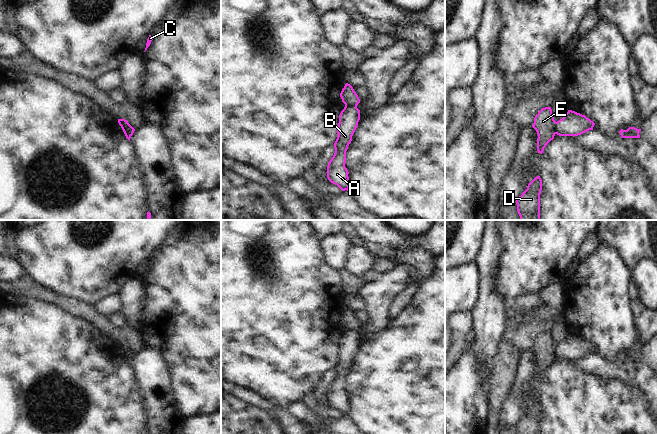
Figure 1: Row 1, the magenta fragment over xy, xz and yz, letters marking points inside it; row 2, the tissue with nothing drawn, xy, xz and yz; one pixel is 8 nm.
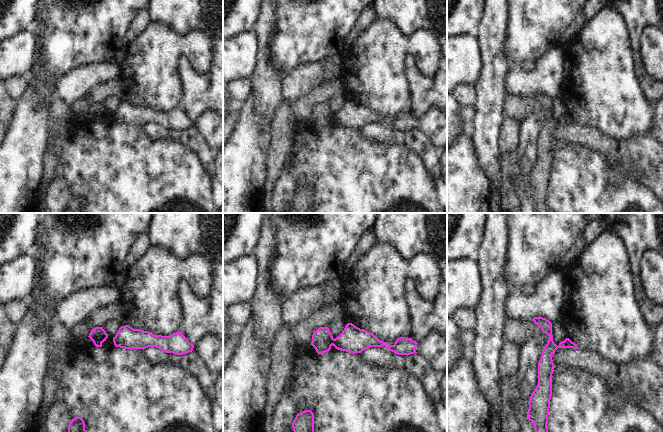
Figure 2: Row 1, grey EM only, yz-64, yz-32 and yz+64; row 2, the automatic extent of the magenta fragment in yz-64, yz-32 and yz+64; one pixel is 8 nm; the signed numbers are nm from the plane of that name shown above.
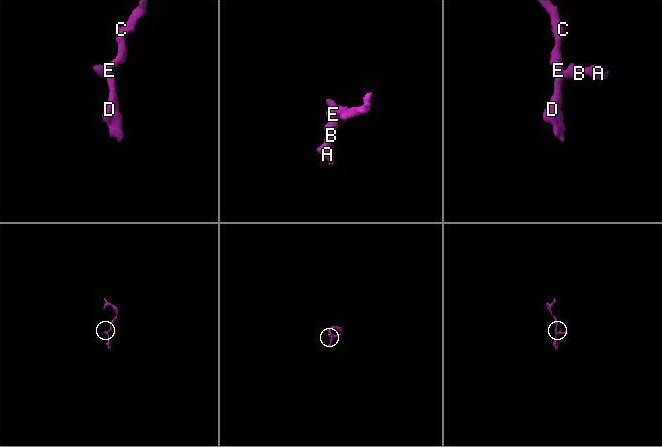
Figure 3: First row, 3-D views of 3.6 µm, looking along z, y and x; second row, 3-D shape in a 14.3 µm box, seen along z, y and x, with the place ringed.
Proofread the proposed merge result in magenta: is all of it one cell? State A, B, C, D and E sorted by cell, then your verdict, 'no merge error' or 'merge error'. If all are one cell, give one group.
groups A B / C D E; merge error

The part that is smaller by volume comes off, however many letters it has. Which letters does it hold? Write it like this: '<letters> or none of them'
A, B

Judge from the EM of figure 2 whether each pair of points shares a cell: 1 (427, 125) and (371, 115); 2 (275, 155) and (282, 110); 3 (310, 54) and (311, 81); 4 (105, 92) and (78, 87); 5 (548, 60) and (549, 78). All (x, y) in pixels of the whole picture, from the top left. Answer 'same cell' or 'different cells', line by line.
1: same cell
2: same cell
3: different cells
4: different cells
5: same cell

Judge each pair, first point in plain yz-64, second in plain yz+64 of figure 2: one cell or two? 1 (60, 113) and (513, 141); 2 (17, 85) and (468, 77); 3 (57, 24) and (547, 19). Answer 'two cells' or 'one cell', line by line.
1: one cell
2: two cells
3: one cell

